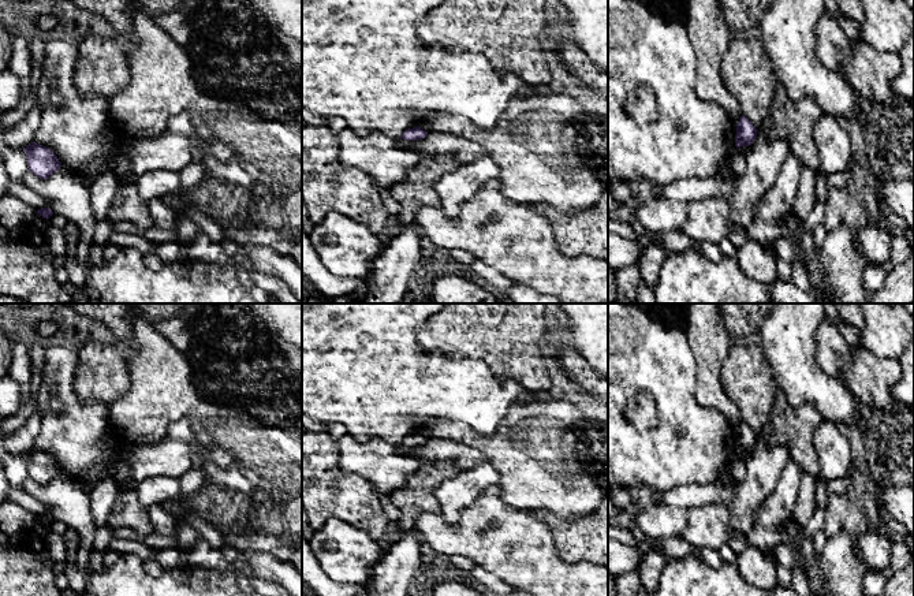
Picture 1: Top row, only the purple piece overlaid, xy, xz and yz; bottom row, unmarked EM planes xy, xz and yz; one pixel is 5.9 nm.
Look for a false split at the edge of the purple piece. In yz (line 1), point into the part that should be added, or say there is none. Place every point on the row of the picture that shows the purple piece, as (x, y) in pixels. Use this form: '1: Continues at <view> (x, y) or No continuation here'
1: No continuation here

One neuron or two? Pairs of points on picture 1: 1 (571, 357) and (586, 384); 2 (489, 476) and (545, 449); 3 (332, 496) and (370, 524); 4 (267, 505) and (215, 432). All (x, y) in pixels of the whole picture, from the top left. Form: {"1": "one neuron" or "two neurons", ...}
{"1": "one neuron", "2": "two neurons", "3": "one neuron", "4": "two neurons"}

